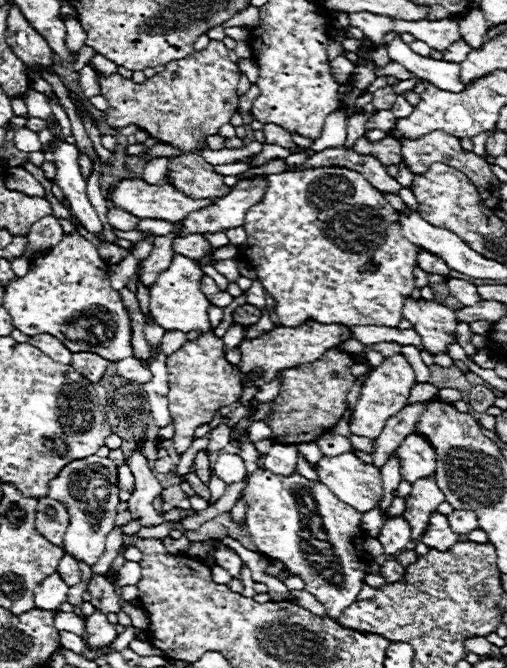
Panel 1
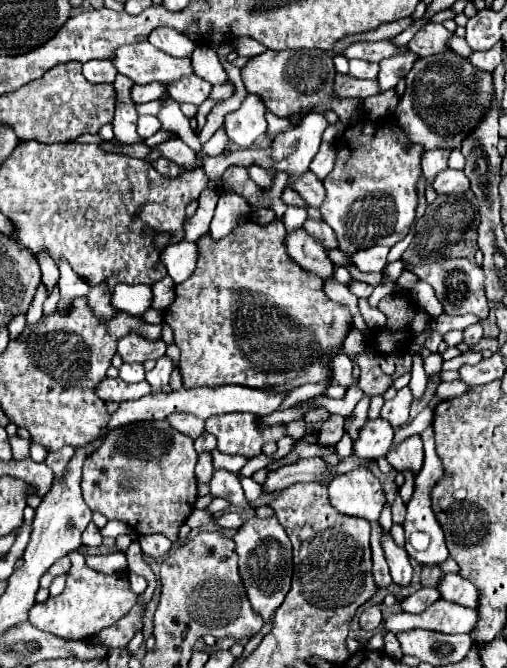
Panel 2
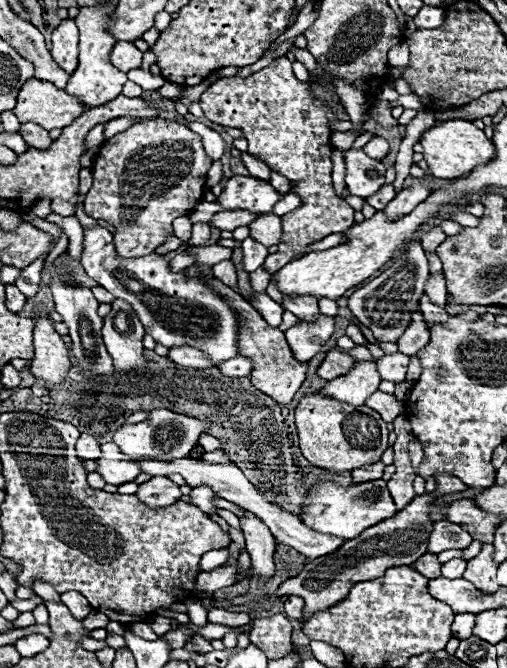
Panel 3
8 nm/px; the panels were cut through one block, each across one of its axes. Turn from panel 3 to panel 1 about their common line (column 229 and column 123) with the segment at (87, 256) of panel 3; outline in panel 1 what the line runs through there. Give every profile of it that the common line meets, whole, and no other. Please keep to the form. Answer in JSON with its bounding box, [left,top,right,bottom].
[2,230,134,362]

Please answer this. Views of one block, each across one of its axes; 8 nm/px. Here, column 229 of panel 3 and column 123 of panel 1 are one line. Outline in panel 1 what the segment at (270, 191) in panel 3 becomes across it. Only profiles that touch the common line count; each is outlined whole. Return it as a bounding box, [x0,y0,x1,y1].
[112,178,216,222]

